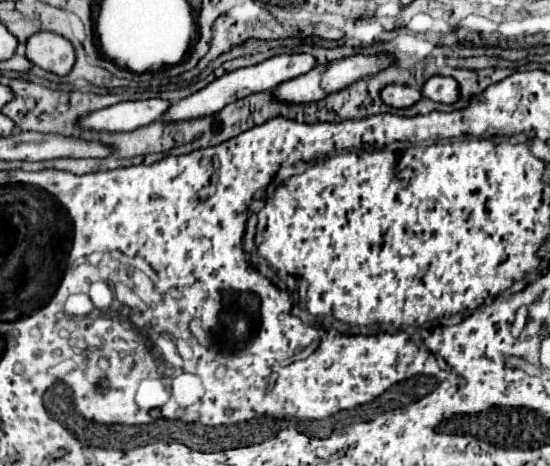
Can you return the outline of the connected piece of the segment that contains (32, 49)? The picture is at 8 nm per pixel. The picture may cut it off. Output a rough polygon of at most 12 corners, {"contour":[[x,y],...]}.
{"contour":[[51,31],[27,39],[27,59],[67,75],[73,45]]}

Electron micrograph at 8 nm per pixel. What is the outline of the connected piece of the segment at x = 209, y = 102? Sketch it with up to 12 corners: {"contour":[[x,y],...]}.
{"contour":[[277,55],[231,71],[173,103],[163,121],[221,111],[227,103],[305,75],[313,55]]}

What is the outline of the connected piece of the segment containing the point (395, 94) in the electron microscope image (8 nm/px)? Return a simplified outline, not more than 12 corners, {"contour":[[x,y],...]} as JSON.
{"contour":[[385,85],[381,99],[389,107],[411,107],[421,91],[405,85]]}

